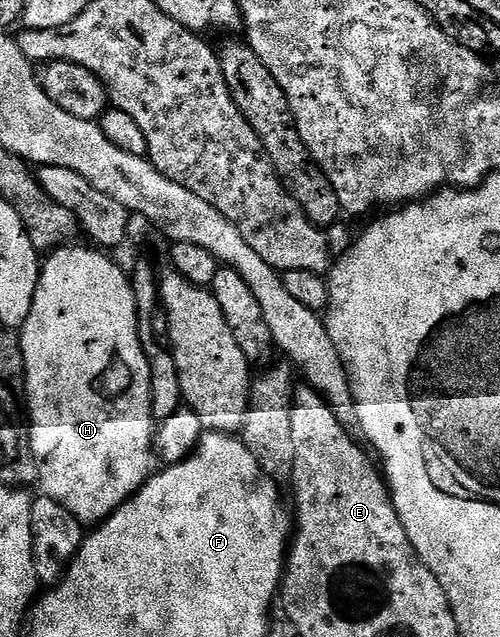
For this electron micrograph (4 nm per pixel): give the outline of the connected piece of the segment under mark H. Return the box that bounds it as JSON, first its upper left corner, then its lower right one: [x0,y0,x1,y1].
[19,246,154,526]

